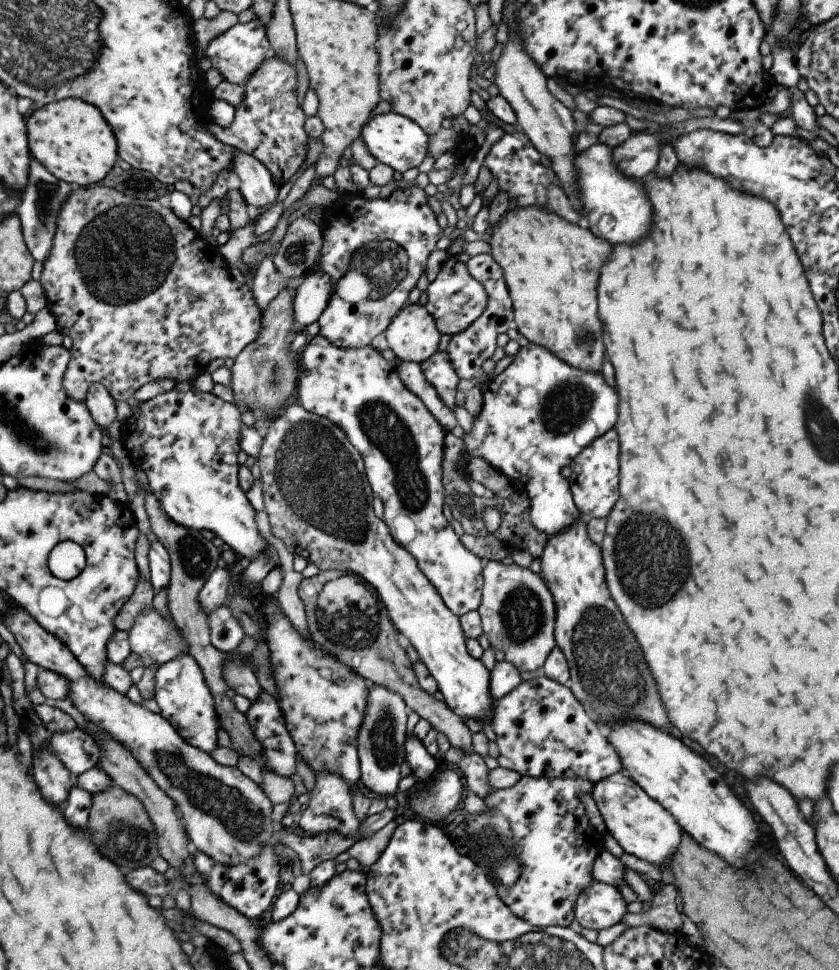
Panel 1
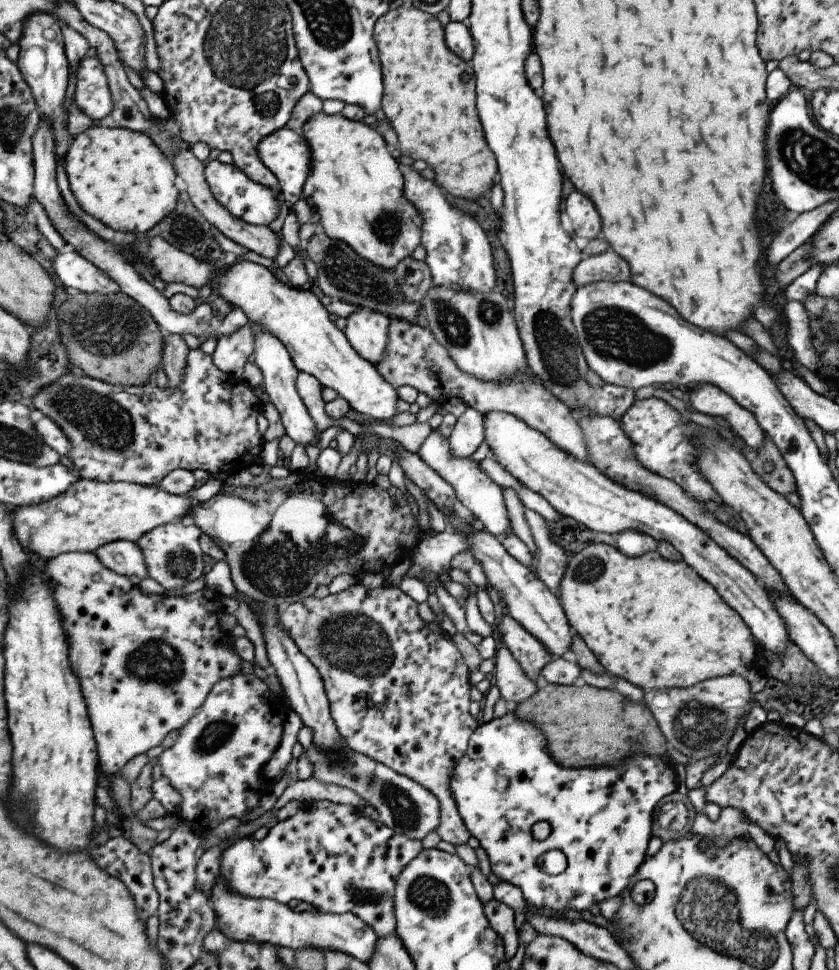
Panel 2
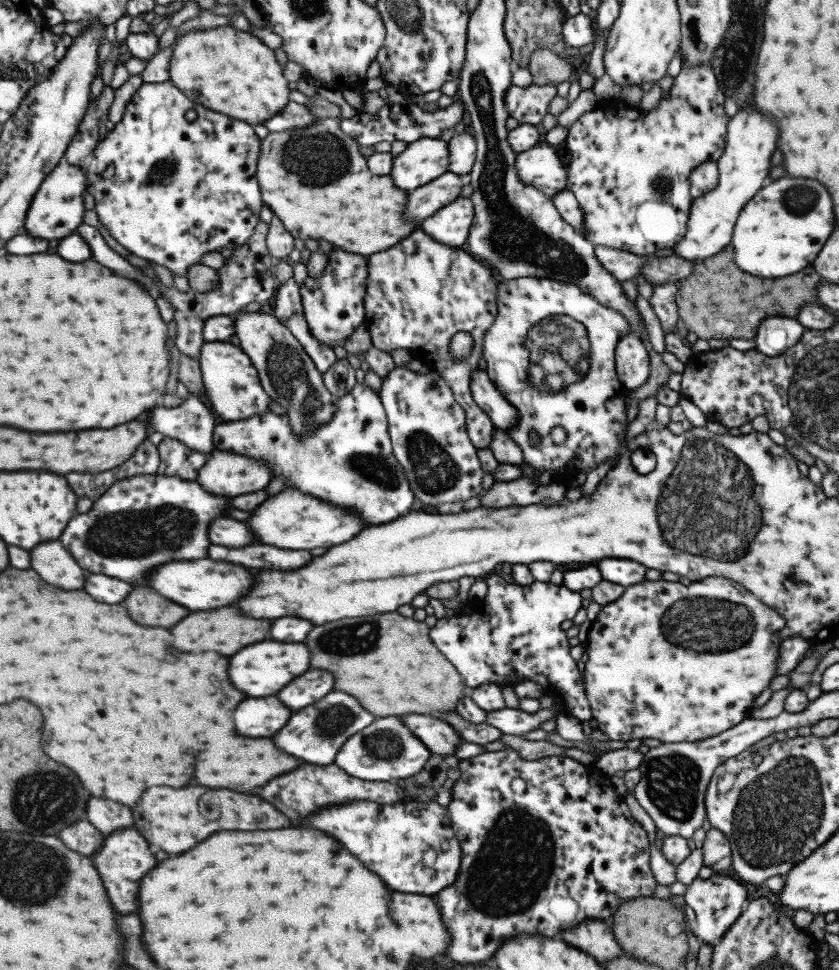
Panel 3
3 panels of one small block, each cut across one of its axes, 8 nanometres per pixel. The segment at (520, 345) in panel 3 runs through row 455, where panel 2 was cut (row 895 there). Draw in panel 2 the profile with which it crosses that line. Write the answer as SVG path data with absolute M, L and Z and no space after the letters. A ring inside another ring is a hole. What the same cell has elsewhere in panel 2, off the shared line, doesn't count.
M509 705L509 711L502 718L494 718L487 723L481 723L481 725L474 730L474 734L470 737L469 746L466 749L466 754L462 757L462 760L456 764L454 772L452 772L452 778L450 778L450 792L452 792L452 800L458 807L460 816L469 830L471 836L476 838L480 843L480 847L484 848L490 861L491 872L494 872L498 878L501 878L503 882L509 882L518 886L523 892L526 904L532 904L534 908L540 908L544 912L551 912L551 915L563 915L563 912L568 910L574 910L574 912L584 912L584 910L592 909L596 910L596 907L602 900L608 900L608 898L614 898L614 896L620 896L626 888L628 888L628 882L630 882L631 876L642 863L646 860L646 853L648 850L649 840L652 835L652 812L656 802L660 802L667 794L676 792L678 788L678 780L676 776L675 764L672 761L666 760L662 756L648 756L644 752L636 752L633 756L628 756L622 764L605 765L605 766L590 766L584 768L564 768L560 764L556 764L548 752L546 752L546 740L547 735L536 728L534 724L526 722L526 720L518 720L516 714L512 710L512 705ZM536 822L548 822L552 824L552 833L545 840L536 840L532 836L532 826ZM551 850L557 850L564 852L564 856L567 856L567 867L564 872L550 876L543 870L543 856Z

